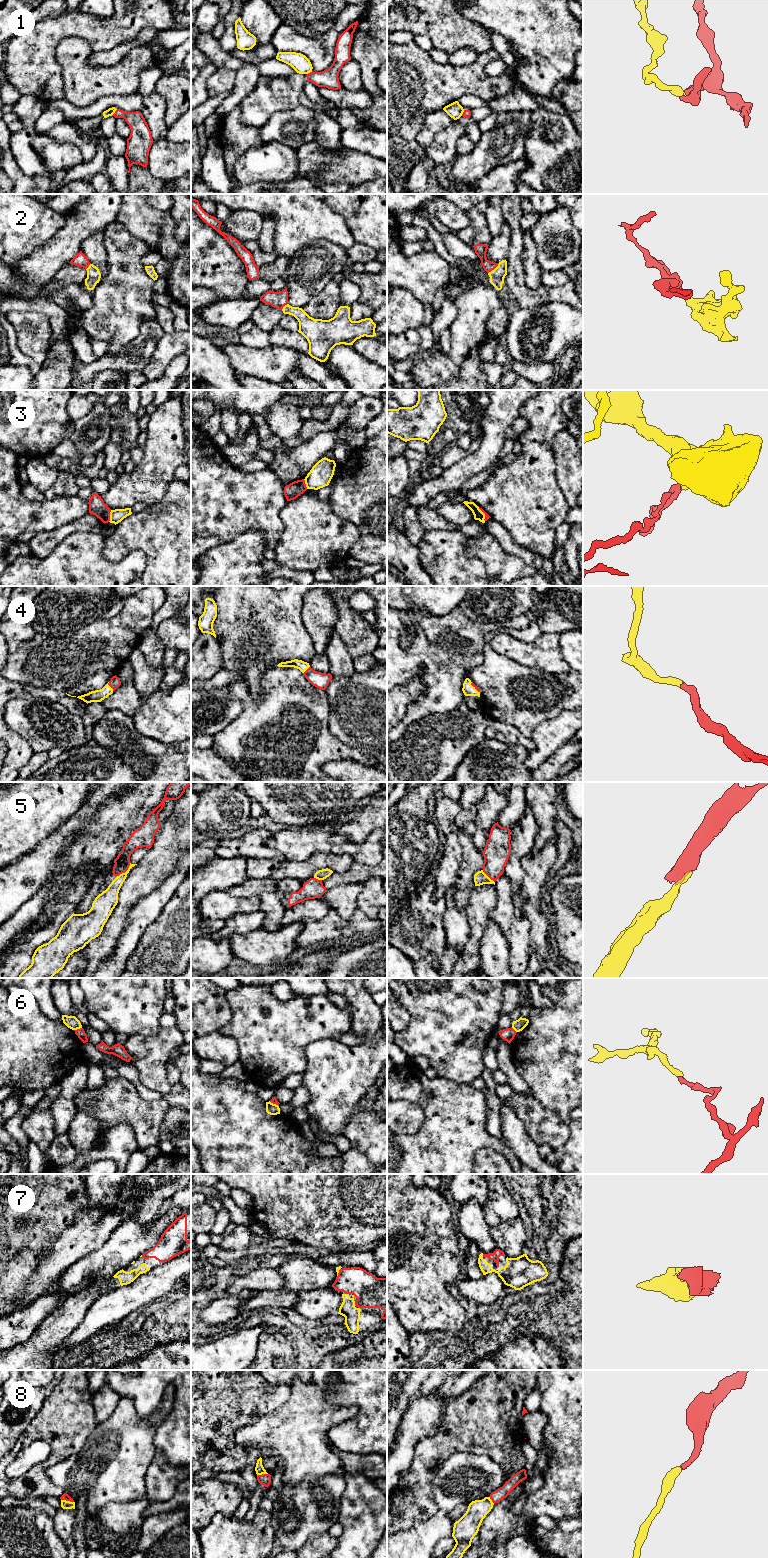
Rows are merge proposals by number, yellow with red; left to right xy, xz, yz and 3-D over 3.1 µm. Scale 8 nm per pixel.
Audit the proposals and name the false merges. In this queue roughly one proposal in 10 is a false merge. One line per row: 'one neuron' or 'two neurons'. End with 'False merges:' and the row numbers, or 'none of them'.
1: two neurons
2: one neuron
3: two neurons
4: one neuron
5: one neuron
6: two neurons
7: one neuron
8: one neuron
False merges: 1, 3, 6

